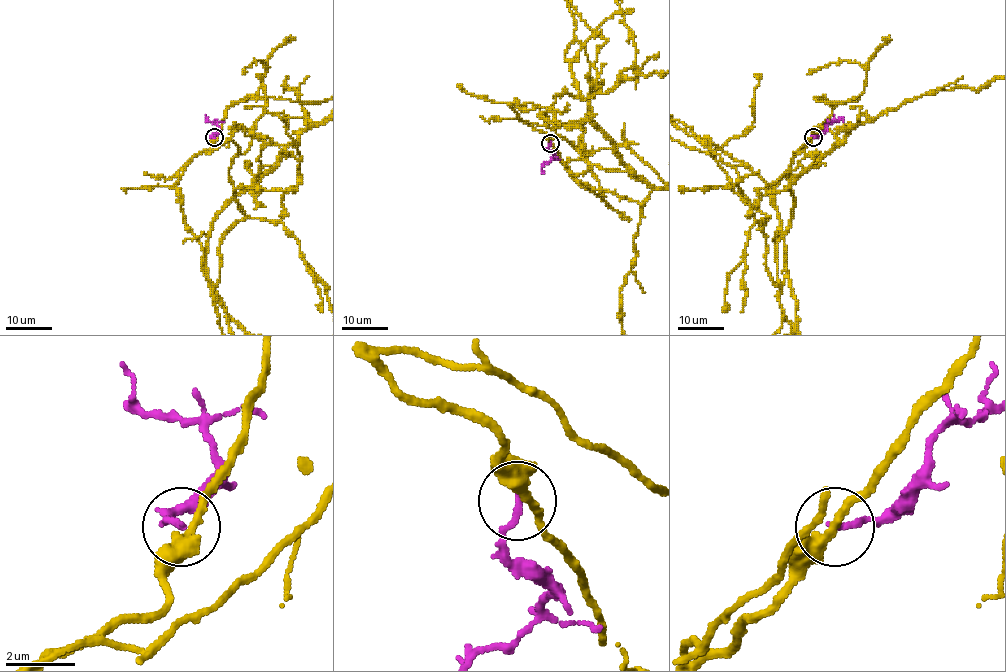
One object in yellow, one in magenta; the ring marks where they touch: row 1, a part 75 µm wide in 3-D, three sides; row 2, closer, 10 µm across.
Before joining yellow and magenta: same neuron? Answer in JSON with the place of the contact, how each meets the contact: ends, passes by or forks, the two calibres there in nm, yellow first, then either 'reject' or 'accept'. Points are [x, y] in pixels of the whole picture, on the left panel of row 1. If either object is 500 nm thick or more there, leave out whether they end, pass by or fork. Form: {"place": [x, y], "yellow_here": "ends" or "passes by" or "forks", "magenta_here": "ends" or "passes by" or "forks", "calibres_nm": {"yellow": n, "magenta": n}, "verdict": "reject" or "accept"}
{"place": [214, 137], "yellow_here": "passes by", "magenta_here": "ends", "calibres_nm": {"yellow": 340, "magenta": 190}, "verdict": "reject"}

